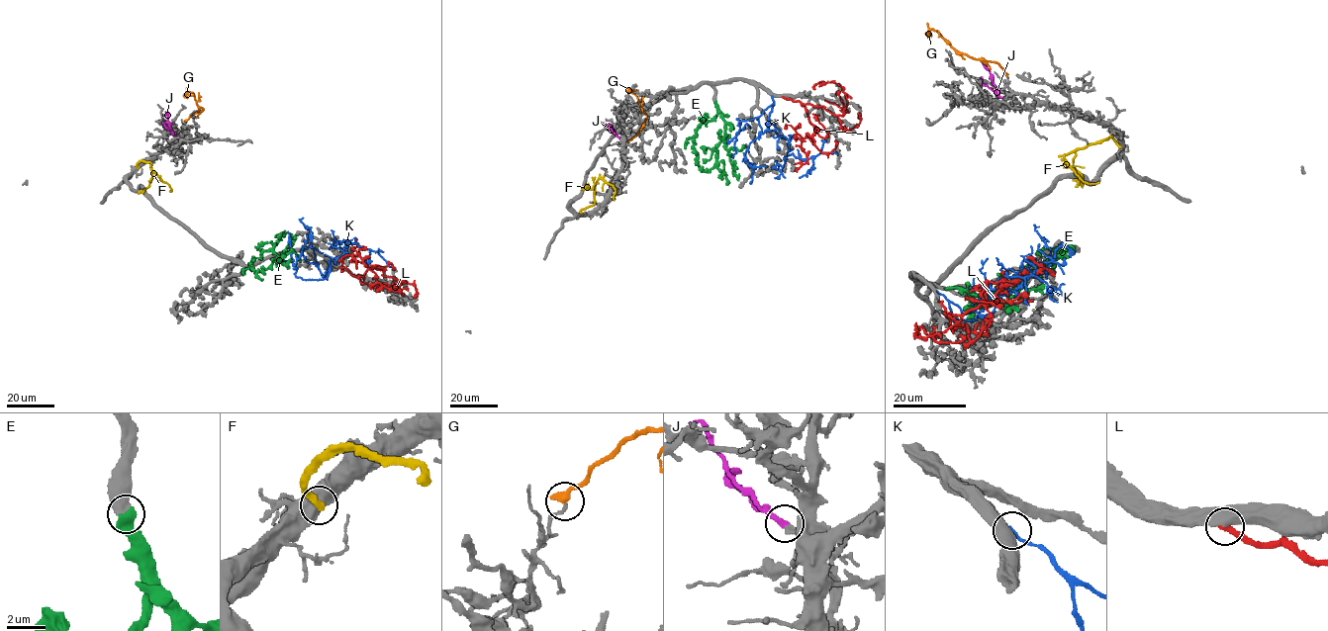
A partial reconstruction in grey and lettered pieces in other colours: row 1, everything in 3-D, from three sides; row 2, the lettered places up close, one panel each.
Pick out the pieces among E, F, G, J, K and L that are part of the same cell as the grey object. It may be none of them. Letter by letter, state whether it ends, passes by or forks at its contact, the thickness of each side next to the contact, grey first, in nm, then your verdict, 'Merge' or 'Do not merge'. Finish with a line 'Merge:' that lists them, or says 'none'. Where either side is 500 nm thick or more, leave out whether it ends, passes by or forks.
E: Thickness 550 nm (grey) against 600 nm. Merge
F: Thickness 800 nm (grey) against 400 nm. Do not merge
G: It ends there. Thickness 160 nm (grey) against 360 nm. Do not merge
J: It ends there. Thickness 280 nm (grey) against 280 nm. Merge
K: Thickness 550 nm (grey) against 240 nm. Do not merge
L: Thickness 750 nm (grey) against 280 nm. Do not merge
Merge: E, J

